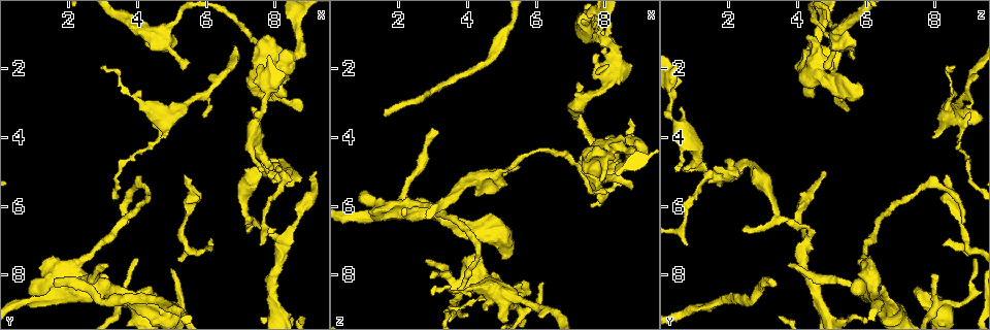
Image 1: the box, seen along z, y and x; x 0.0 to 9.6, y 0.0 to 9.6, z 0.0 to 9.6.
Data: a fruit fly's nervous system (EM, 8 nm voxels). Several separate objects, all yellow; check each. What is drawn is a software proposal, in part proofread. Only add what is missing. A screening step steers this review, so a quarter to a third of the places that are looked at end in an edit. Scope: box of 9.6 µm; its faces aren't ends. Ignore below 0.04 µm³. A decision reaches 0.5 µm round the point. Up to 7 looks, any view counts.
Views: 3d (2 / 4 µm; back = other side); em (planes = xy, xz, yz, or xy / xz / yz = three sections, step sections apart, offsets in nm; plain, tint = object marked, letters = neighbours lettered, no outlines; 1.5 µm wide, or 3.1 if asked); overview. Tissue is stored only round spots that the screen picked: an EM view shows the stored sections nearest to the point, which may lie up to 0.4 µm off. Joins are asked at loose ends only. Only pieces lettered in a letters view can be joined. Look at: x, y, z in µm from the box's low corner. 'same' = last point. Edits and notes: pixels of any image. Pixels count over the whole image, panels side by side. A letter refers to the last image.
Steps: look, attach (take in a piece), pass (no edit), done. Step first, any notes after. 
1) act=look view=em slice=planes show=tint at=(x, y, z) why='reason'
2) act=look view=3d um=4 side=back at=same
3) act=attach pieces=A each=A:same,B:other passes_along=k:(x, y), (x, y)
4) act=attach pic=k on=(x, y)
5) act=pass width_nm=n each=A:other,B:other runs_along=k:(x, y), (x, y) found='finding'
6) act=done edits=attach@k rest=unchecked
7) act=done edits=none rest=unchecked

act=look view=em slice=planes show=letters at=(4.70, 4.05, 8.00) why='free end'

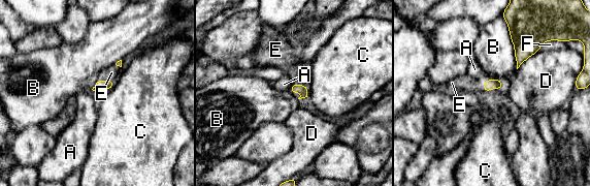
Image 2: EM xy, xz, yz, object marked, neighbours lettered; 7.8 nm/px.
act=attach pieces=E each=A:other,B:other,C:other,D:other,E:same,F:other passes_along=2:(105, 85), (105, 81), (111, 72) found='the cell continues'

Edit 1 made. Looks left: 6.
act=look view=overview why='redraw'

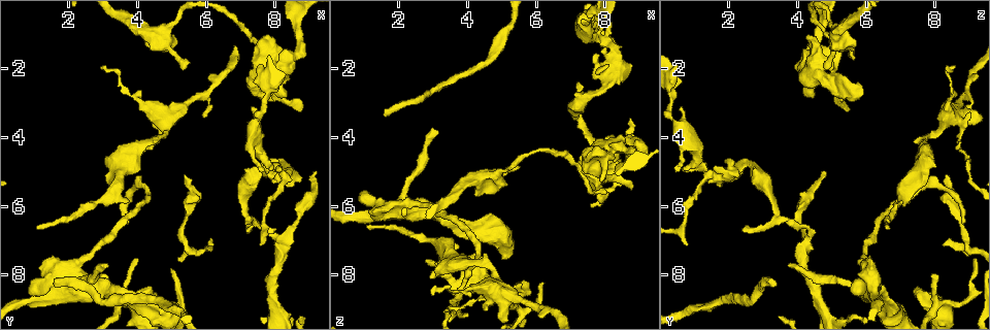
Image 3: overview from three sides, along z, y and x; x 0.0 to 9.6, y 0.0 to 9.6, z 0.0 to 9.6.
act=look view=3d um=4 at=(3.10, 4.80, 8.05) why='branch stops here'

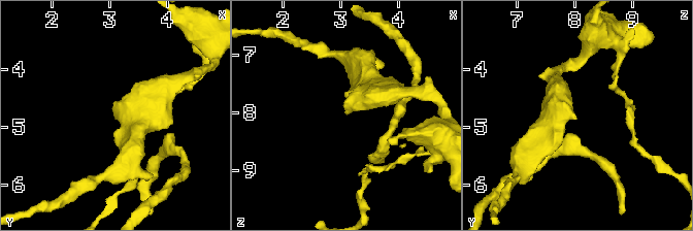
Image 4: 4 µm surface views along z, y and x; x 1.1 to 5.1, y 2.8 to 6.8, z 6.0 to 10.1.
act=look view=em slice=yz step=8 show=tint at=(3.10, 4.80, 8.05)

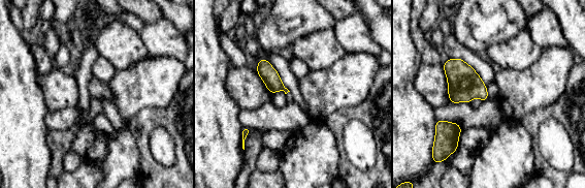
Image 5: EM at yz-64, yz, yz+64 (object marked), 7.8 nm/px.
act=look view=em slice=xz step=4 show=letters at=same

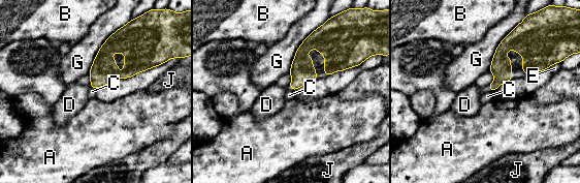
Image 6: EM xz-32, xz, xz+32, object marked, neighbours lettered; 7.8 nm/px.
act=pass each=A:other,B:other,C:other,D:other,E:other,G:other,J:other border=6:(89, 86), (95, 89) found='no lettered piece goes on from it'

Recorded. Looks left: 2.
act=look view=3d um=4 at=(1.60, 8.35, 3.45) why='end of a long branch'

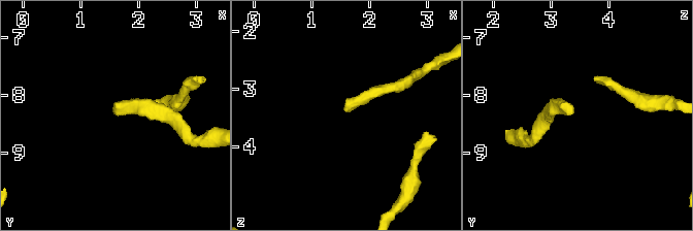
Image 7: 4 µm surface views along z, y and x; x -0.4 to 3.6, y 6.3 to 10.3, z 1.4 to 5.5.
act=look view=em slice=planes show=letters at=(1.55, 8.35, 3.40) why='need the tissue'

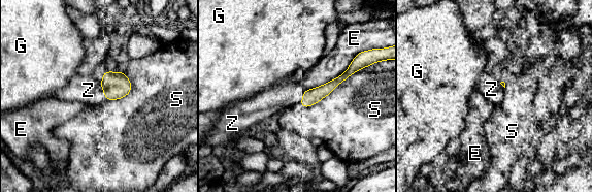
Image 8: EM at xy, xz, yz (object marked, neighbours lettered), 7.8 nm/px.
act=attach pieces=Z each=E:other,G:other,S:other,Z:same found='the cell continues'

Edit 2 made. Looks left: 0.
act=done edits=attach@2,attach@8 rest=unchecked

